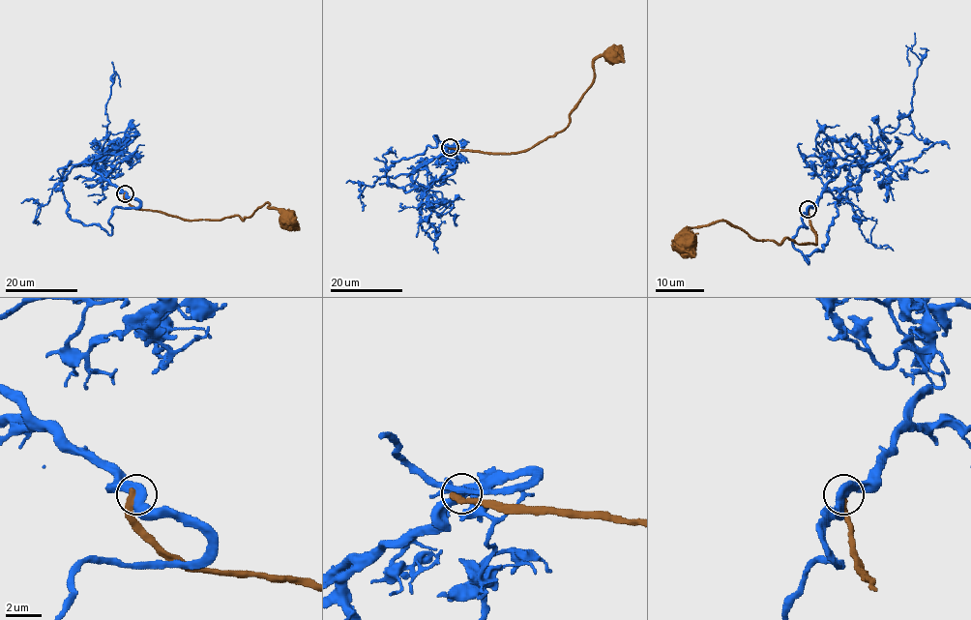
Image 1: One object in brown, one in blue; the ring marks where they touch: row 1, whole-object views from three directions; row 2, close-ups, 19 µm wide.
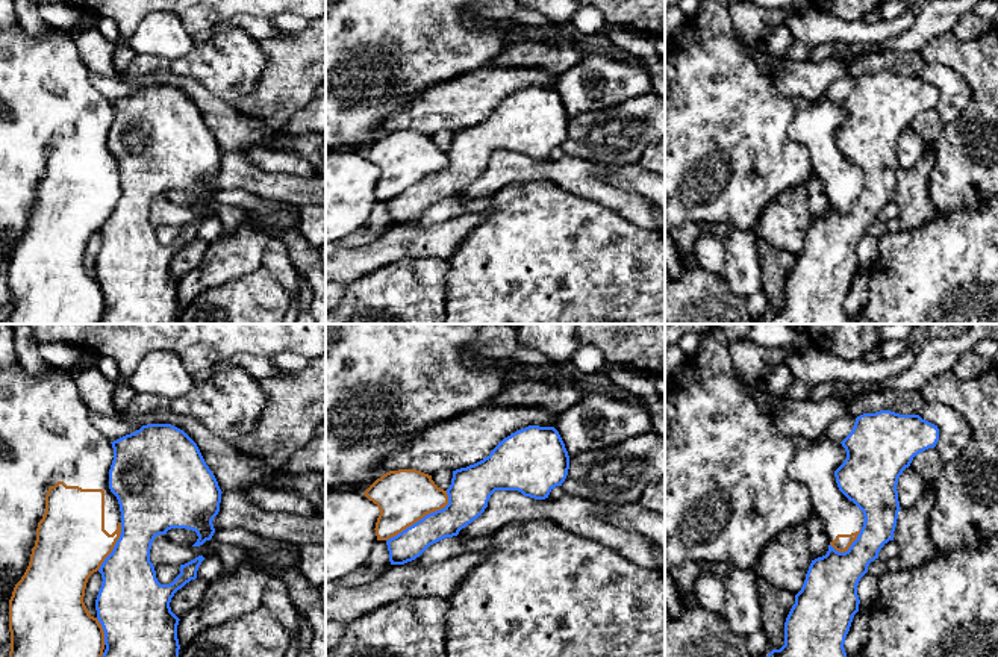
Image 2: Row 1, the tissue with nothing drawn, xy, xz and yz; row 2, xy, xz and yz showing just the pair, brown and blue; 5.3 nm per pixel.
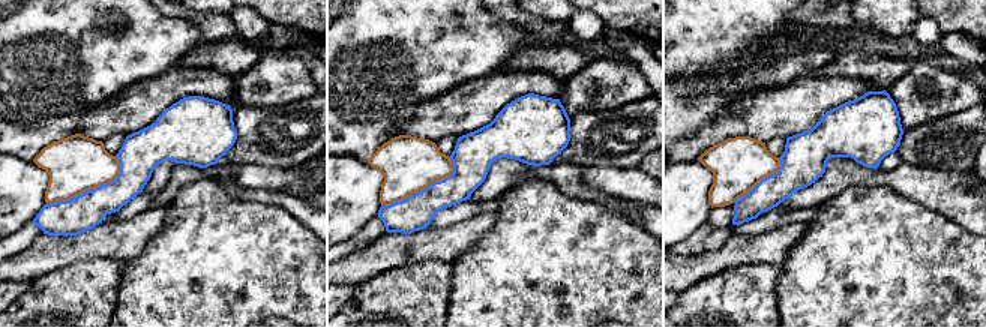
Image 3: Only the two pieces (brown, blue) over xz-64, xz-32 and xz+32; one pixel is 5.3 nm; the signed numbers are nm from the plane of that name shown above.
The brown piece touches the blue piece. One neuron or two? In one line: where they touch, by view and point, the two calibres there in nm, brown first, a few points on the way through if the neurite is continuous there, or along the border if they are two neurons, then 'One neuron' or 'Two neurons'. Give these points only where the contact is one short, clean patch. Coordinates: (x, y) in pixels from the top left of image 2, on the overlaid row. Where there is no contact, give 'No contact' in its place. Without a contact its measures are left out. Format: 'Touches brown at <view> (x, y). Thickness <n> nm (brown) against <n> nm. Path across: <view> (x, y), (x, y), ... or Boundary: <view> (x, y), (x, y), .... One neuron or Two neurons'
Touches brown at xz (423, 516). Thickness 300 nm (brown) against 200 nm. Two neurons

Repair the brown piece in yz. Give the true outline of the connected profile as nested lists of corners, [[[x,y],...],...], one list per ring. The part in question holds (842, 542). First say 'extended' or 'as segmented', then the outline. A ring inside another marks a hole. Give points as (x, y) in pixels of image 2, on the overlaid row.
extended; [[[821,434],[807,447],[797,448],[789,465],[789,475],[809,489],[812,513],[822,521],[830,545],[839,553],[848,551],[865,521],[863,512],[836,483],[834,471],[845,459],[842,444]]]

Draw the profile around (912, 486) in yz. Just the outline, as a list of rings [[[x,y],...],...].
[[[910,466],[898,478],[897,490],[901,509],[915,506],[925,492],[931,492],[933,483],[915,472]]]

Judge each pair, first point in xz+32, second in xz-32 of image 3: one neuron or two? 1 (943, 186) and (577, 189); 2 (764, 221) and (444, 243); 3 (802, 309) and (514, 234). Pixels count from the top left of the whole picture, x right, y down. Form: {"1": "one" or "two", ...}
{"1": "one", "2": "two", "3": "one"}

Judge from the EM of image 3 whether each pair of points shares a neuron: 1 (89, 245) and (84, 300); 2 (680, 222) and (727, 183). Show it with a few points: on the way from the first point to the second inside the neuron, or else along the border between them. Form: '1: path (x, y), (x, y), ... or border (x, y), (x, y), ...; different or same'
1: border (122, 258), (83, 260), (54, 272); different
2: path (692, 210), (703, 200), (709, 200), (715, 194); same

